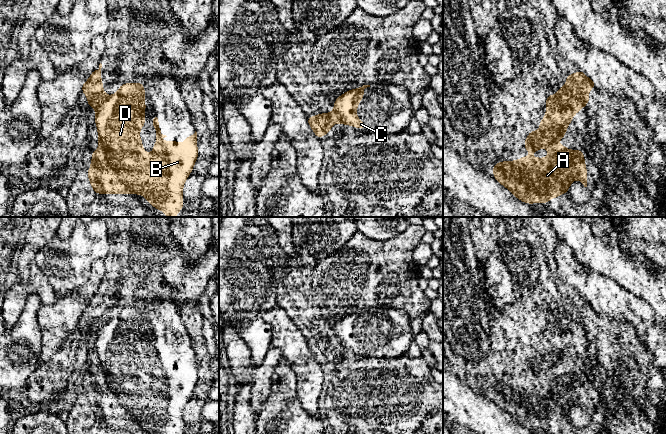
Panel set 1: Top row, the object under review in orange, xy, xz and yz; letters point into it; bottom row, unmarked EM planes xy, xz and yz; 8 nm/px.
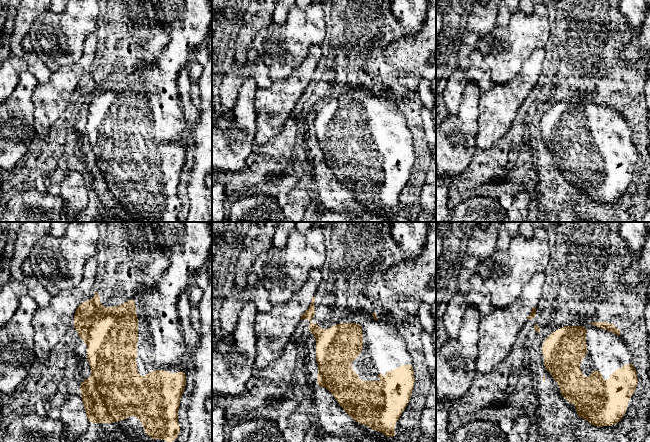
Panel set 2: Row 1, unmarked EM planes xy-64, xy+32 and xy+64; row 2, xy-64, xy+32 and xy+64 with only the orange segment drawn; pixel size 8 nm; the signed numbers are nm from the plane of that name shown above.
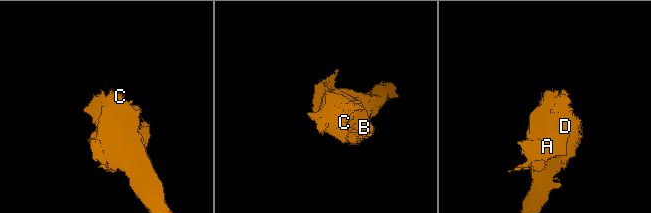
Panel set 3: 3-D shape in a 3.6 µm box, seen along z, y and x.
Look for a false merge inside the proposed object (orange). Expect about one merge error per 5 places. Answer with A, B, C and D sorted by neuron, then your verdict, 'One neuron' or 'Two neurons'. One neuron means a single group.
Groups: A B C D. One neuron

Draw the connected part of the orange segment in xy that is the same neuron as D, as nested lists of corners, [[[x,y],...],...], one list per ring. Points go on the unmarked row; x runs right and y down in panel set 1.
[[[102,288],[98,294],[91,295],[91,301],[82,308],[81,316],[87,319],[88,331],[96,335],[95,349],[98,353],[99,373],[92,375],[91,391],[87,395],[89,406],[95,418],[142,418],[156,434],[183,434],[183,409],[191,398],[195,385],[199,380],[197,373],[197,356],[185,360],[185,367],[180,369],[176,364],[161,366],[160,362],[167,361],[161,357],[158,342],[153,343],[156,354],[154,375],[146,378],[139,356],[145,350],[145,312],[142,306],[123,307],[116,318],[110,321],[103,315],[101,304]]]

